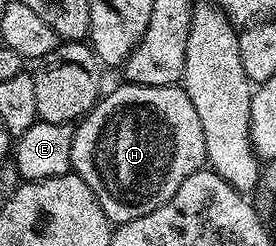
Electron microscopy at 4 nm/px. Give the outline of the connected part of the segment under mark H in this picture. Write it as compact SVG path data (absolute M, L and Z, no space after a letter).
M126 82L124 86L115 88L110 95L108 93L102 94L92 111L76 124L71 145L71 157L69 158L72 170L83 181L87 181L87 185L97 195L99 205L103 205L103 213L107 213L110 223L114 225L135 221L135 217L143 217L143 213L151 213L155 209L159 209L159 205L168 201L175 193L175 189L179 189L179 185L183 185L183 181L187 181L187 177L191 177L191 173L202 170L207 163L205 142L203 141L203 124L199 122L199 113L195 113L195 105L191 105L191 97L187 97L184 86L144 87L138 83L130 82Z

